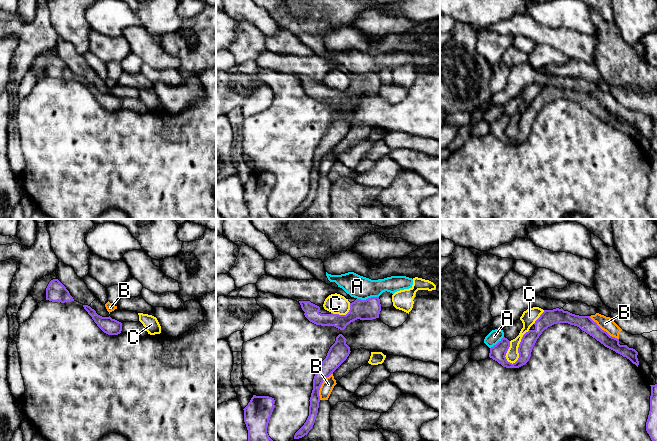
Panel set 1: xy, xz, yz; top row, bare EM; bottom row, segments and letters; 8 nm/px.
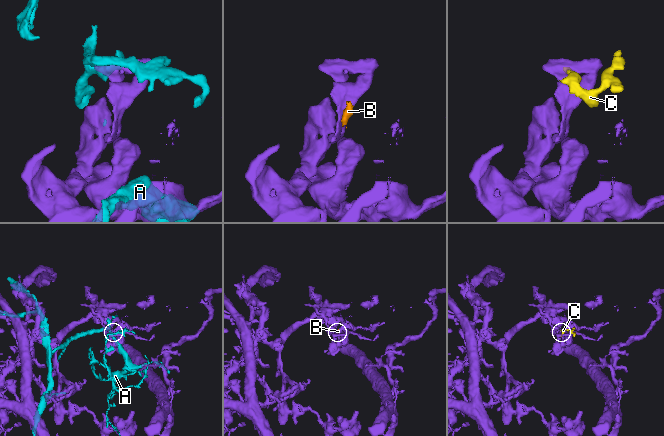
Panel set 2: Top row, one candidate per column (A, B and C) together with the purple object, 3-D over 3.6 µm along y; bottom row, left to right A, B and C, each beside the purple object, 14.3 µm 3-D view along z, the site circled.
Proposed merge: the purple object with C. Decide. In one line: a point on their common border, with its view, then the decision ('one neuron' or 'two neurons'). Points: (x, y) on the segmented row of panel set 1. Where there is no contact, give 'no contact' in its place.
contact yz (518, 349); two neurons

